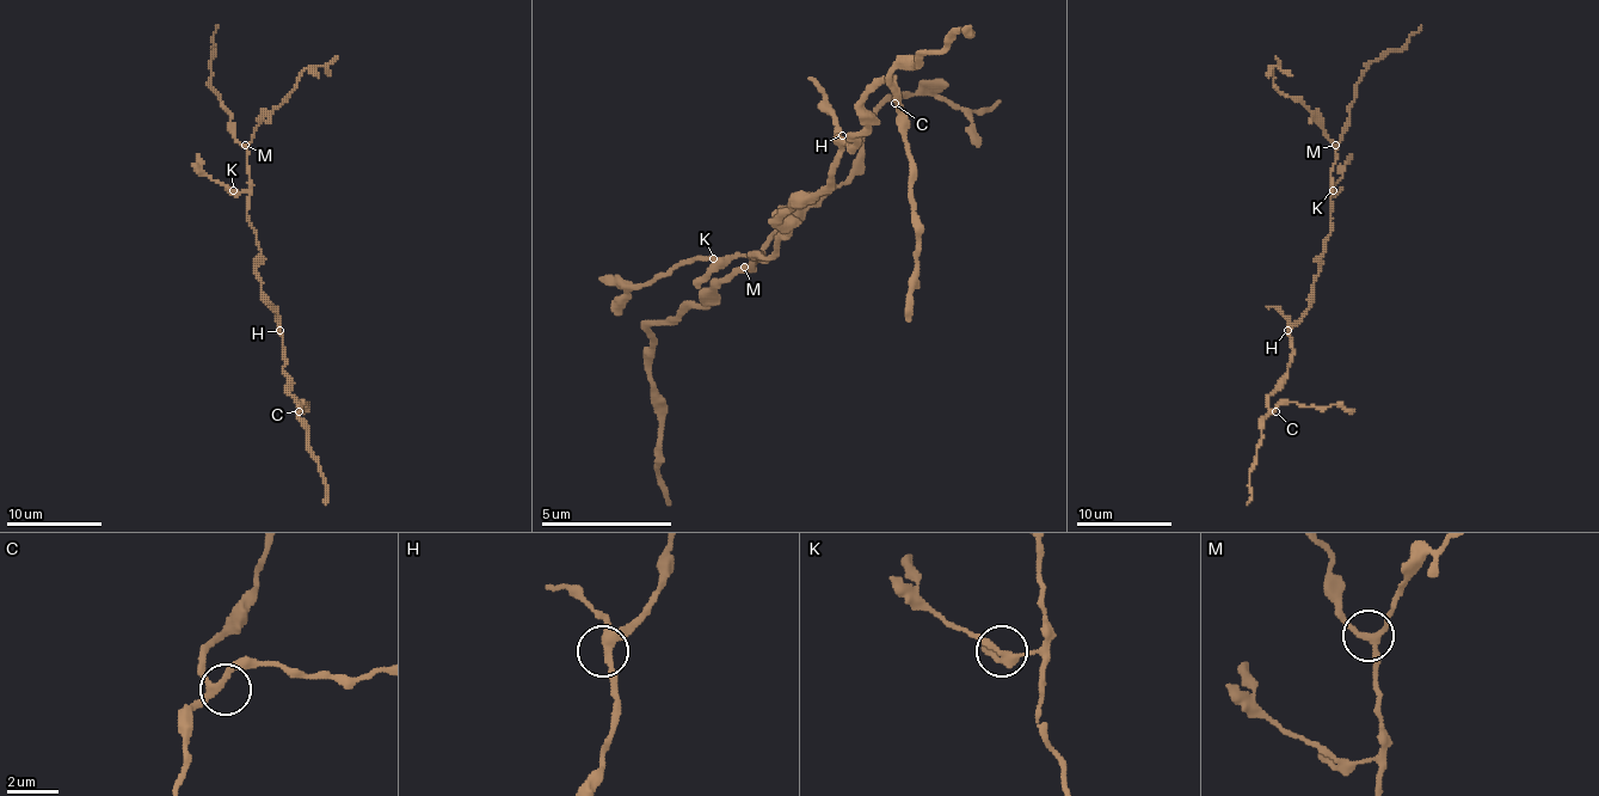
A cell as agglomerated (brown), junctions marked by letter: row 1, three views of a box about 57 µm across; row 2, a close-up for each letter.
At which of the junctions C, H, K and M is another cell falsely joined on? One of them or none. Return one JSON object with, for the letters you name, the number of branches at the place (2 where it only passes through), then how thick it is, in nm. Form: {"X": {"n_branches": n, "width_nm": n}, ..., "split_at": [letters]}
{"K": {"n_branches": 3, "width_nm": 240}, "split_at": ["K"]}

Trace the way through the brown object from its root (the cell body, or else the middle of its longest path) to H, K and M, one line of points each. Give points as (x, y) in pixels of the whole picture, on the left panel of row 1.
H: (257, 257), (262, 297), (275, 313), (280, 330)
K: (257, 257), (262, 250), (247, 214), (250, 195), (233, 190)
M: (257, 257), (262, 250), (247, 214), (250, 169), (245, 145)

